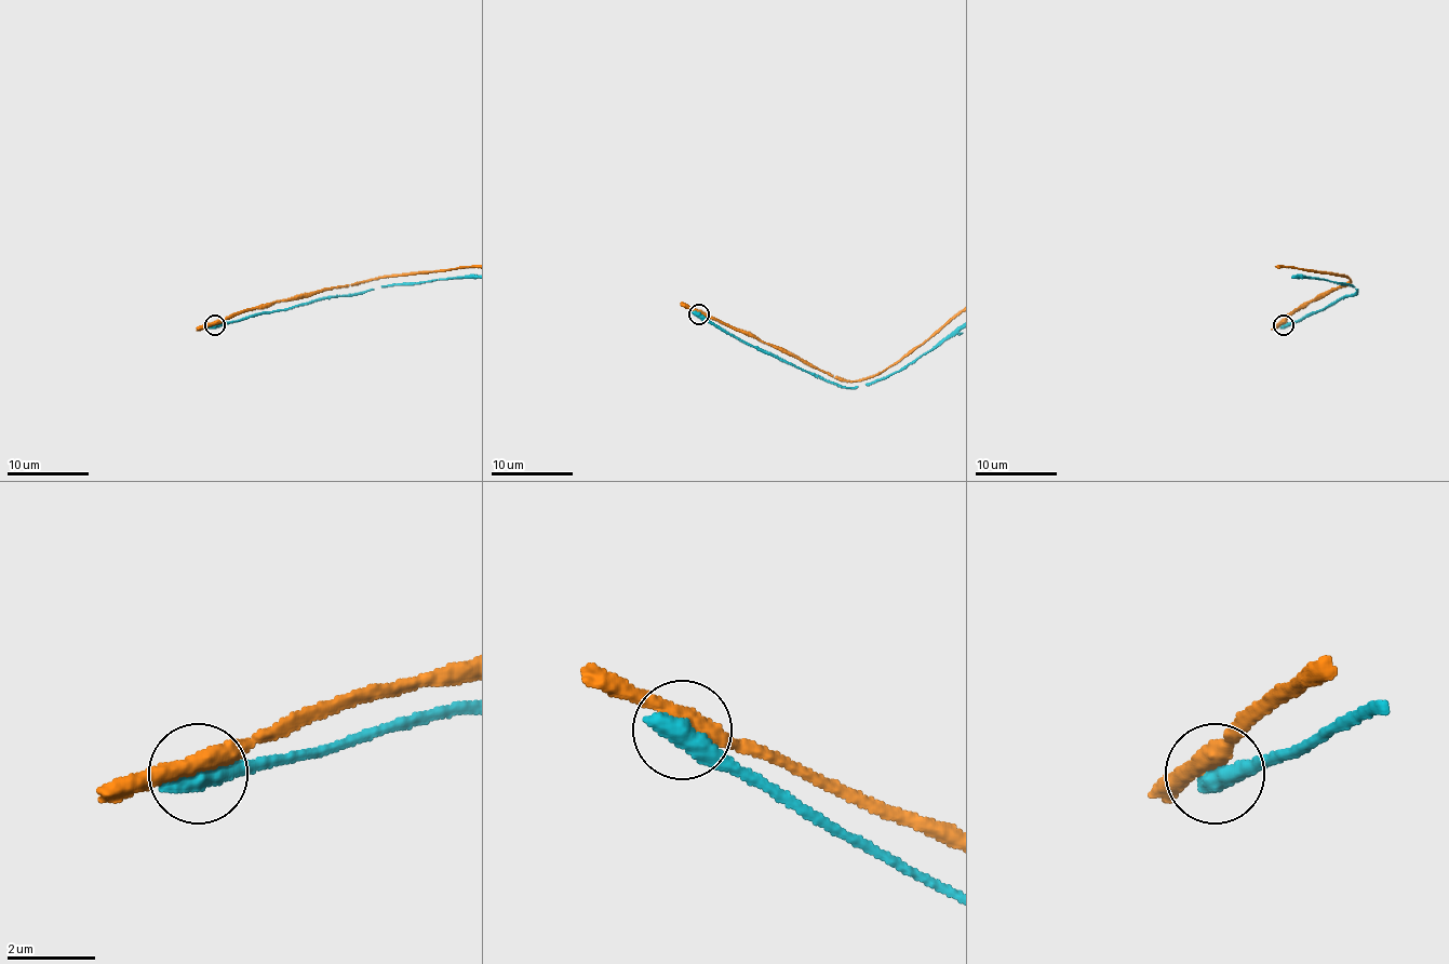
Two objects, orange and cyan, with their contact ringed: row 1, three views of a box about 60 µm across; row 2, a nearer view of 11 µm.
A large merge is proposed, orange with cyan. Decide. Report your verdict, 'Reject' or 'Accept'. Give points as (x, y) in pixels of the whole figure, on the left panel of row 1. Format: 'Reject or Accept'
Reject

